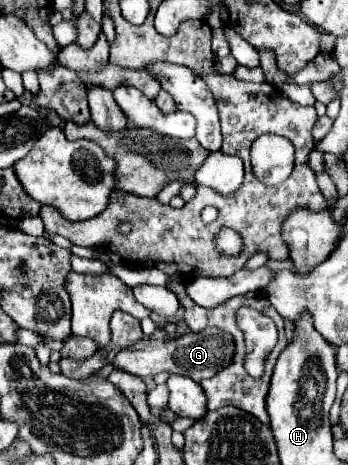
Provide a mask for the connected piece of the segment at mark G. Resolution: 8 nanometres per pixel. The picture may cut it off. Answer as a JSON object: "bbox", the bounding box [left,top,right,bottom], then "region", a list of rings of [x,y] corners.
{"bbox":[115,327,235,381],"region":[[[209,327],[203,329],[201,333],[185,333],[181,337],[175,339],[143,339],[135,345],[129,345],[125,349],[121,349],[115,357],[115,367],[129,371],[141,379],[151,379],[155,373],[167,371],[167,373],[181,373],[185,377],[191,377],[193,381],[203,381],[207,377],[213,377],[215,373],[219,373],[221,369],[225,369],[227,365],[231,365],[233,361],[233,353],[235,353],[235,341],[229,333],[217,329],[217,327]]]}

